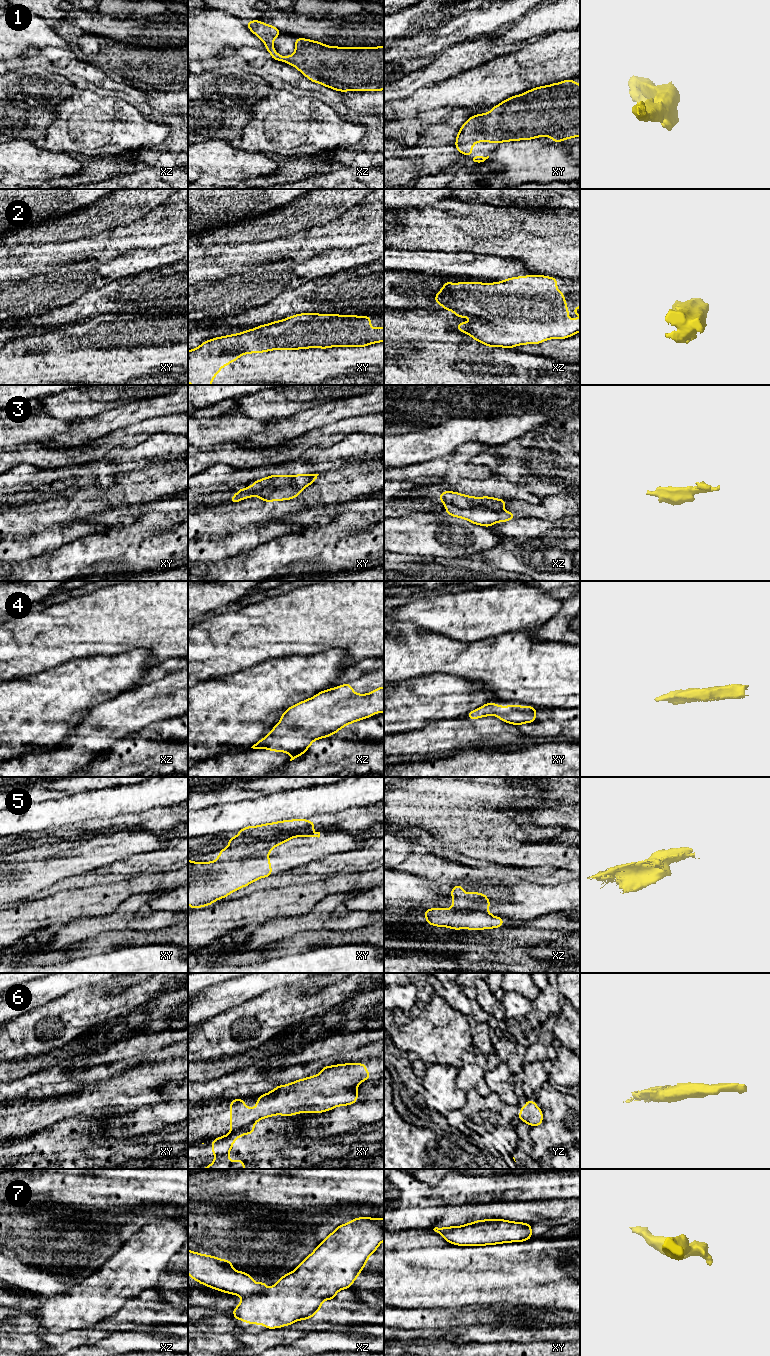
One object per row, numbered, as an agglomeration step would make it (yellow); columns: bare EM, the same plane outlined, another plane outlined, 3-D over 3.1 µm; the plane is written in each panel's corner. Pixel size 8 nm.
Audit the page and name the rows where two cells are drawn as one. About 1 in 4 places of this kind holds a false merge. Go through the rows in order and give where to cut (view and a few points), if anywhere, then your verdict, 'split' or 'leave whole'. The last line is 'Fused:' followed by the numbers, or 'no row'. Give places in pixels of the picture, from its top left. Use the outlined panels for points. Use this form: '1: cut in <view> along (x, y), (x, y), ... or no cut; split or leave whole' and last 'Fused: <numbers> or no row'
1: no cut; leave whole
2: no cut; leave whole
3: cut in xz along (446, 507), (471, 508), (485, 505), (495, 510), (502, 510); split
4: no cut; leave whole
5: cut in xy along (306, 832), (282, 839), (261, 839), (232, 846); split
6: cut in xy along (255, 1121), (236, 1131); split
7: cut in xz along (265, 1288), (244, 1297); split
Fused: 3, 5, 6, 7

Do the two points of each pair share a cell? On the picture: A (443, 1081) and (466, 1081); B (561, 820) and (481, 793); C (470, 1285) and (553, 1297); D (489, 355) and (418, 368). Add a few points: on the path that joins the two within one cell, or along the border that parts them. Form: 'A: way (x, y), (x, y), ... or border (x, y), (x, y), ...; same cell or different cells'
A: border (457, 1069), (456, 1085), (465, 1093); different cells
B: border (532, 810), (520, 819); different cells
C: way (491, 1285), (532, 1285); same cell
D: way (471, 372), (436, 373); same cell

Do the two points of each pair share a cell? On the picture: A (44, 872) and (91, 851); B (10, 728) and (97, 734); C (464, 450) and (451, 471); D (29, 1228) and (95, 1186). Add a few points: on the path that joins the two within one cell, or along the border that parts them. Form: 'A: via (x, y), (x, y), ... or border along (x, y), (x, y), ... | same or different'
A: via (56, 861), (79, 856) | same
B: border along (86, 712), (83, 721), (77, 728), (55, 747) | different
C: via (462, 455), (455, 466) | same
D: border along (41, 1203), (60, 1203), (62, 1205), (80, 1207) | different

